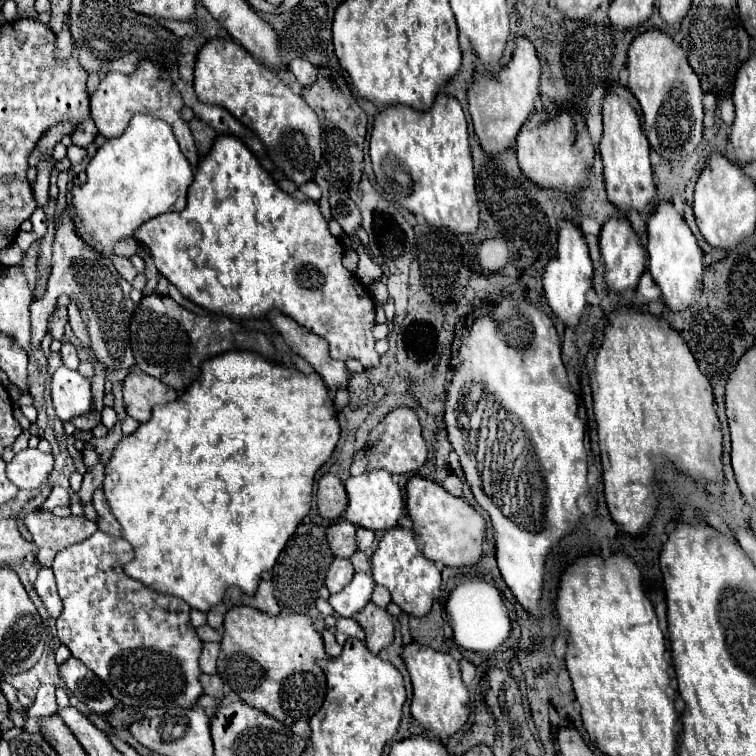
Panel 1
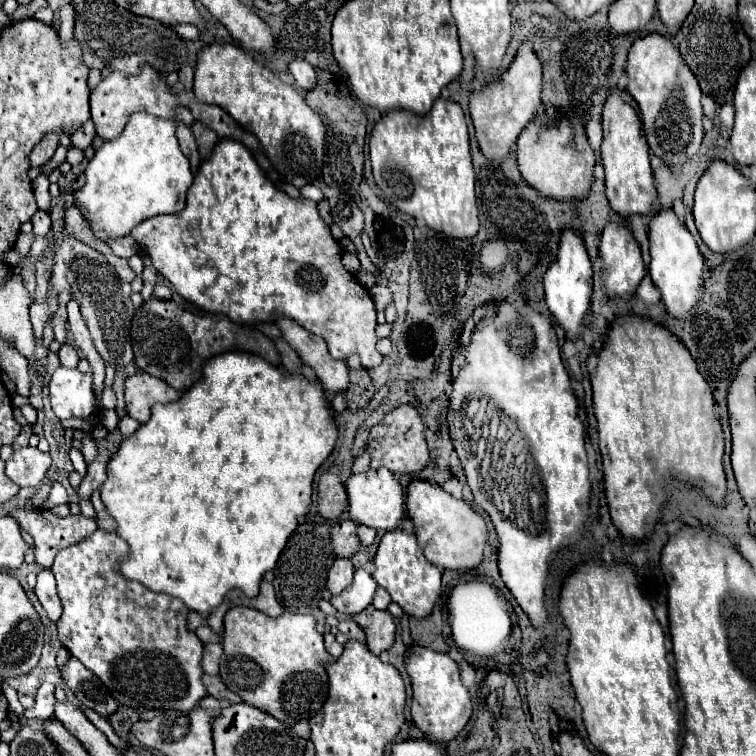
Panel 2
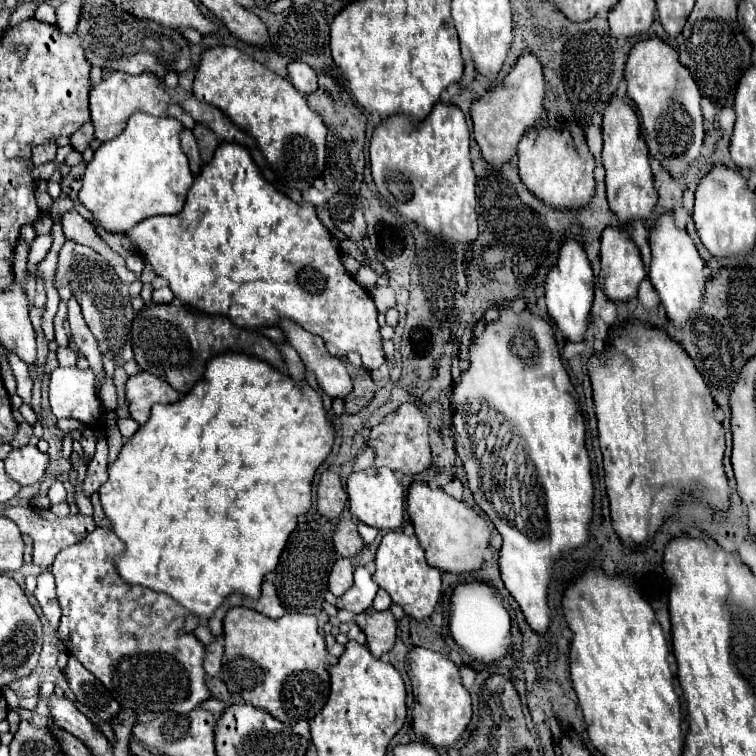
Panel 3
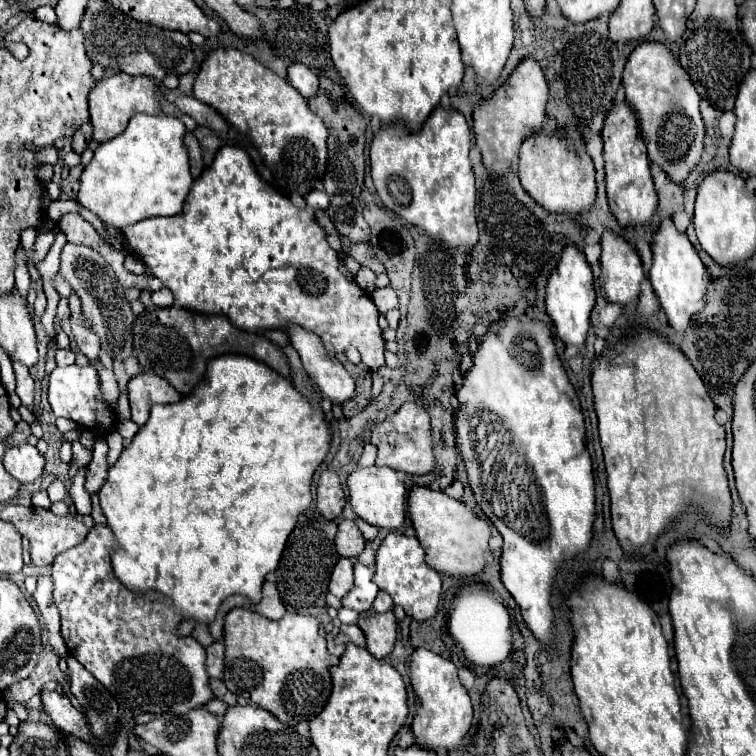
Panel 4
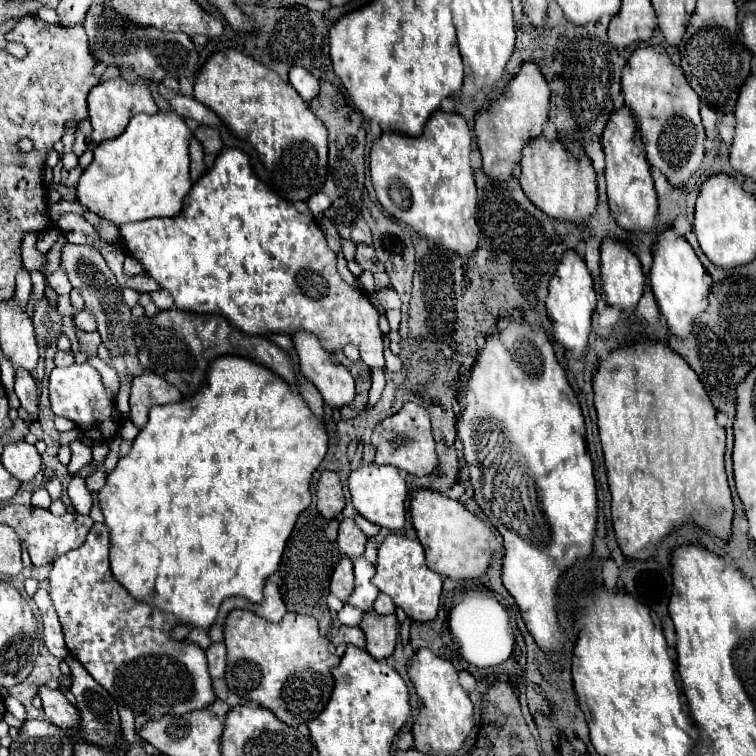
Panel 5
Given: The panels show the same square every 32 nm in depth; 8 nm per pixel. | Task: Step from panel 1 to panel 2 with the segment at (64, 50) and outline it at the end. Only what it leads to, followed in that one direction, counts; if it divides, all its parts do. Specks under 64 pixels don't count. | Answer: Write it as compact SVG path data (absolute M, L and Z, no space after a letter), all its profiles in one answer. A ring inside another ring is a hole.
M70 2L60 8L60 38L68 40L74 36L74 24L76 24L76 4Z

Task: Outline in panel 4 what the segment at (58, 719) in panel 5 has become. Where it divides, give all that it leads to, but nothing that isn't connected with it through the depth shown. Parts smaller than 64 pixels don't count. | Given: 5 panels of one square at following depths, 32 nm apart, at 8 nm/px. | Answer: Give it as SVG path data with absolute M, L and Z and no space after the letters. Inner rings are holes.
M42 690L40 696L42 696L44 710L46 710L50 722L56 728L60 728L60 730L64 730L64 732L68 732L68 734L84 740L84 742L90 742L84 714L80 710L76 710L64 694Z

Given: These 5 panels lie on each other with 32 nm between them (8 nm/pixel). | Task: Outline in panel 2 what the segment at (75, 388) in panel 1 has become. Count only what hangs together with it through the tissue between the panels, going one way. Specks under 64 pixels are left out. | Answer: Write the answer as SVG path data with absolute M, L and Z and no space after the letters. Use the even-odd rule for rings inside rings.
M60 366L54 370L50 380L50 402L54 414L64 418L82 418L98 416L98 402L94 398L92 374L80 372L78 368Z

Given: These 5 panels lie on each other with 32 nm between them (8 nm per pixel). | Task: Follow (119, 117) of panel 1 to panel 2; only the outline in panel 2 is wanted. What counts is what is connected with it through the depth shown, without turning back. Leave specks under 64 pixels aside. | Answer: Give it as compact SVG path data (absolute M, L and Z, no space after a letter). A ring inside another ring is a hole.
M144 66L138 76L122 74L122 72L110 72L92 92L90 92L90 110L92 110L92 120L96 126L96 134L102 140L112 140L118 138L128 122L128 118L134 112L148 112L154 116L162 118L174 118L172 110L178 106L178 100L174 94L170 94L170 88L164 84L156 70L150 66ZM178 122L178 124L180 124L180 128L178 128L180 148L182 148L182 152L188 156L188 160L190 160L190 168L192 168L192 172L196 174L198 168L200 168L200 156L198 156L196 140L194 140L194 136L192 136L192 132L190 132L188 126L184 126L182 122Z

